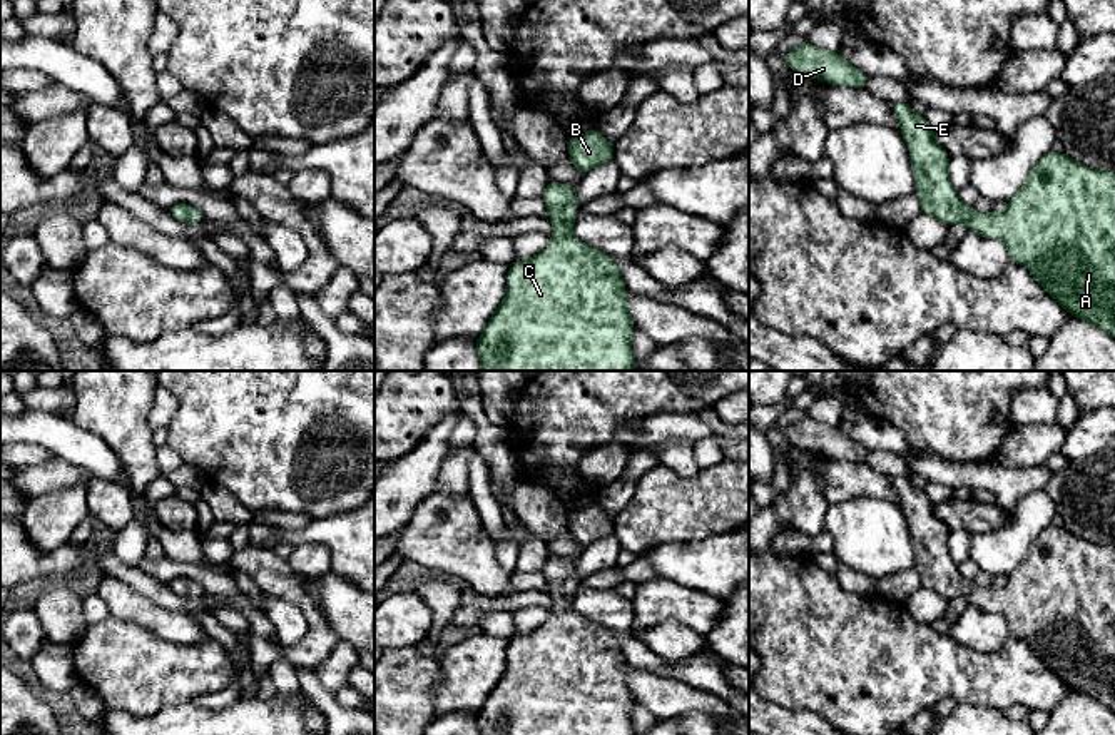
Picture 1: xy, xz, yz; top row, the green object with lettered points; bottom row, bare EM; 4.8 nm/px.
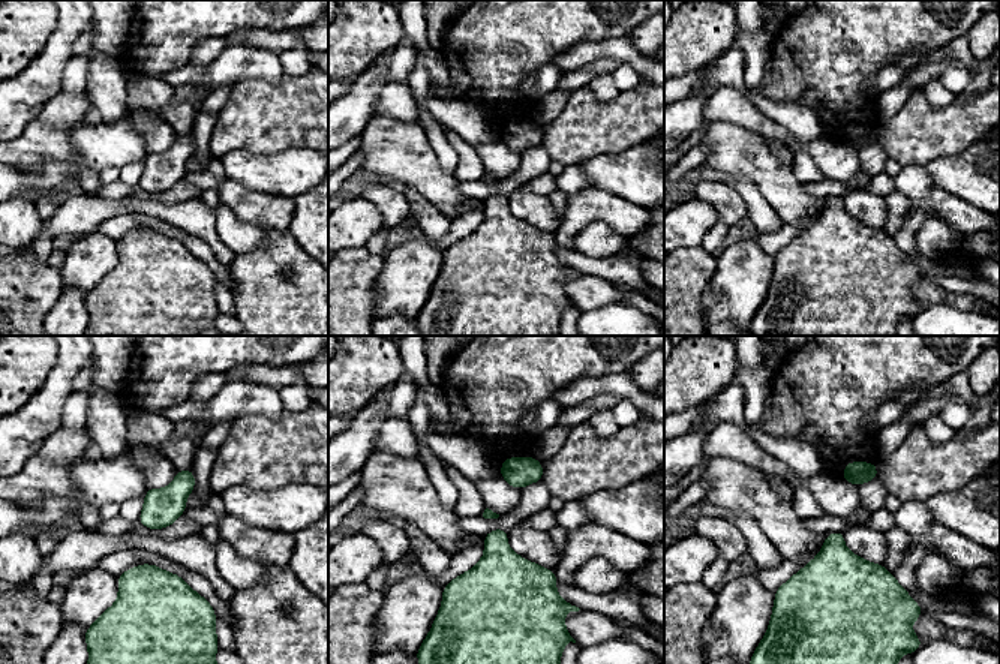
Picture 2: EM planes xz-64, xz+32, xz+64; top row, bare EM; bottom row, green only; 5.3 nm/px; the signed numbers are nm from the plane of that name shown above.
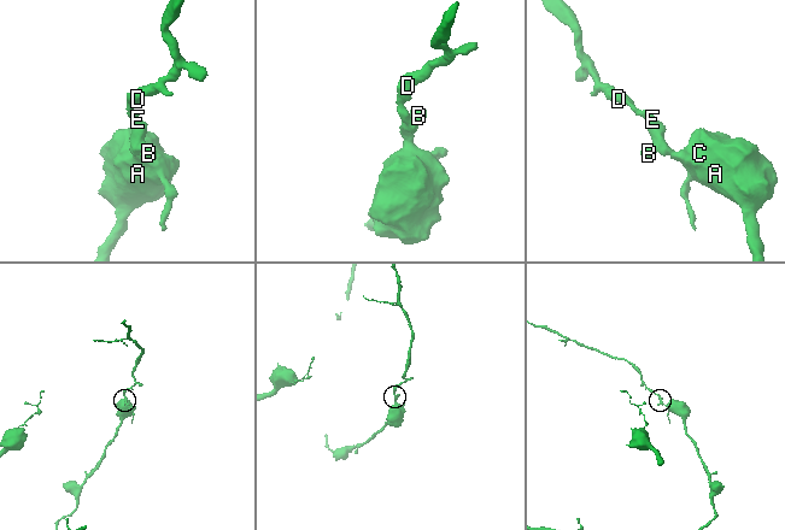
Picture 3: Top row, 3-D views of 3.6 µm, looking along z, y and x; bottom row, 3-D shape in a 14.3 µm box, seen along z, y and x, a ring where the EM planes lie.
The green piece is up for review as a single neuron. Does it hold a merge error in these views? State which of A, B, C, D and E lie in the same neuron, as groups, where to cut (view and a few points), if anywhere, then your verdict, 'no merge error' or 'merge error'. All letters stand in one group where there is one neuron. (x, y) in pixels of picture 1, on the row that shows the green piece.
A B C D E | no cut | no merge error

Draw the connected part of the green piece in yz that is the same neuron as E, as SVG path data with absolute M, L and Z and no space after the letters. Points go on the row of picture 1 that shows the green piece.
M909 102L891 105L898 117L901 134L909 147L909 160L916 179L919 209L946 224L965 222L970 232L986 239L1001 241L1011 262L1025 264L1033 279L1063 307L1068 314L1092 322L1100 331L1115 337L1115 172L1108 169L1087 167L1067 154L1046 152L1033 165L1023 187L1006 202L1001 214L978 214L966 207L948 179L948 152L934 140L934 129L926 117L914 114Z

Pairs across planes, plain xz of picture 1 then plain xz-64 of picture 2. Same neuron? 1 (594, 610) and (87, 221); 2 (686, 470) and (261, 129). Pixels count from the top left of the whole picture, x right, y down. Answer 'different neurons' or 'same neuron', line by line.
1: same neuron
2: different neurons

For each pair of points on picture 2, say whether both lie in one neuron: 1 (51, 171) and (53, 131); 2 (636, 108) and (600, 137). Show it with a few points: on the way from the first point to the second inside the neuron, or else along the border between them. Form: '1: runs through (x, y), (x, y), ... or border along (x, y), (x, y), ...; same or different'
1: border along (71, 131), (71, 161), (17, 167); different
2: runs through (627, 117), (619, 125), (609, 128); same

